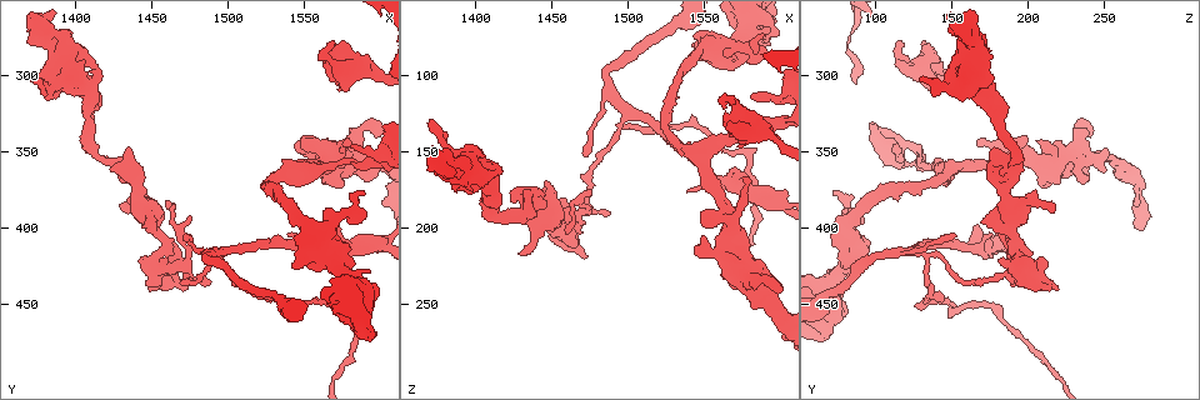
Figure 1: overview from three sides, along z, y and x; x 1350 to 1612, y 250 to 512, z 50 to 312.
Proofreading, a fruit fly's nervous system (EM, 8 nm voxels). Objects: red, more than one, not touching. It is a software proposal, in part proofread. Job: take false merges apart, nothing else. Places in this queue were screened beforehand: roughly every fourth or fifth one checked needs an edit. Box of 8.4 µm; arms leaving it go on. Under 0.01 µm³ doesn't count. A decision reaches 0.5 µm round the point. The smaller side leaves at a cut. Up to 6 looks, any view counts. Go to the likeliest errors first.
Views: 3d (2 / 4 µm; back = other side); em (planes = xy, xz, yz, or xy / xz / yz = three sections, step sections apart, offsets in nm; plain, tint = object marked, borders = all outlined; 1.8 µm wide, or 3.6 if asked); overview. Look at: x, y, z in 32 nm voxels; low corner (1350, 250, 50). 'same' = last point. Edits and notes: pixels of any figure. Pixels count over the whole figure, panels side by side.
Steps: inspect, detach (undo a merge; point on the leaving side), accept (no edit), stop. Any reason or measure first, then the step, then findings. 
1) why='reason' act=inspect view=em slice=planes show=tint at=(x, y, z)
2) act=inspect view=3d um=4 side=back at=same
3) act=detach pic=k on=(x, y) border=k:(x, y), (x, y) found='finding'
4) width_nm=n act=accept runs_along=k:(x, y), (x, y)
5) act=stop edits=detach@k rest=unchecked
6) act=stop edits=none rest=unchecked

why='sharp bend' act=inspect view=em slice=planes show=borders at=(1484, 418, 96)

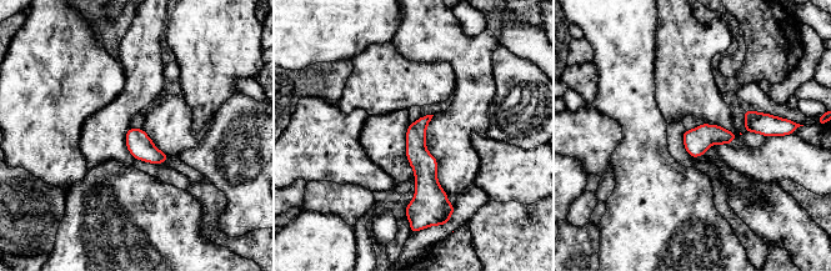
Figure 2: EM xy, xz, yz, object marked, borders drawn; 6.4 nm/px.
act=accept runs_along=2:(426, 119), (419, 126), (420, 207) found='all the same cell'

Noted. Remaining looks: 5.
why='sharp bend' act=inspect view=em slice=planes show=tint at=(1570, 352, 226)

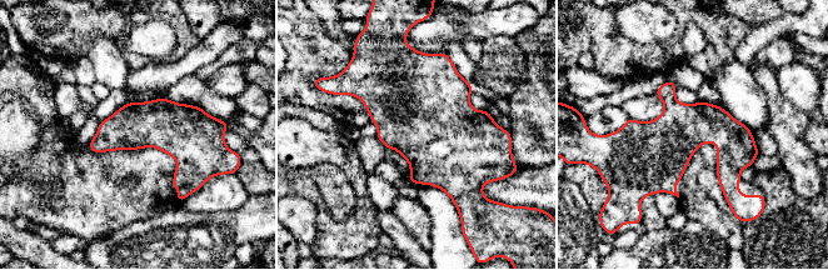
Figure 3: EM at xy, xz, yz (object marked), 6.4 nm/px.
act=accept found='continuous, no second cell'

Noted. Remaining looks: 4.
why='calibre changes' act=inspect view=em um=3.6 slice=yz step=16 show=plain at=(1578, 436, 68)

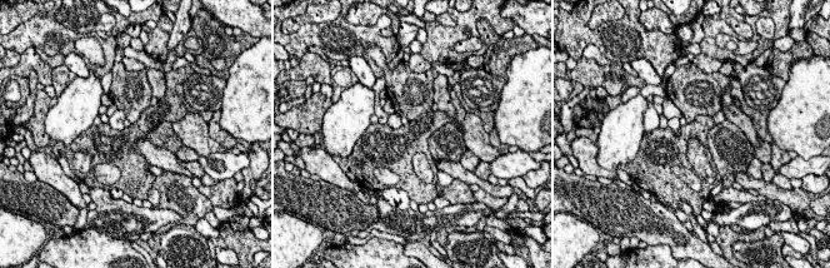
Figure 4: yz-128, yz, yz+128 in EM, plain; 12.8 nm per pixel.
act=inspect view=em um=3.6 slice=yz step=16 show=tint at=same

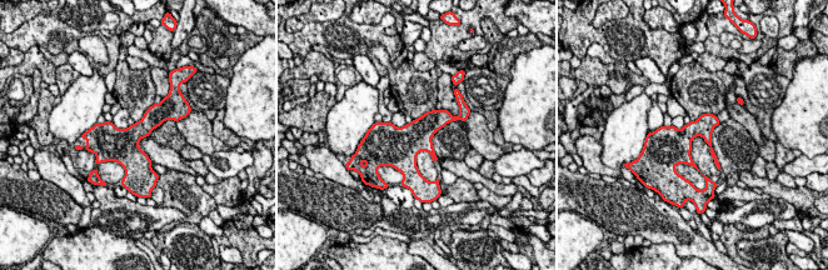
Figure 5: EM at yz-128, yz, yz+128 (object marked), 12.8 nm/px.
width_nm=190 act=accept found='continuous, no second cell'

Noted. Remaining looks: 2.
act=stop edits=none rest=unchecked

